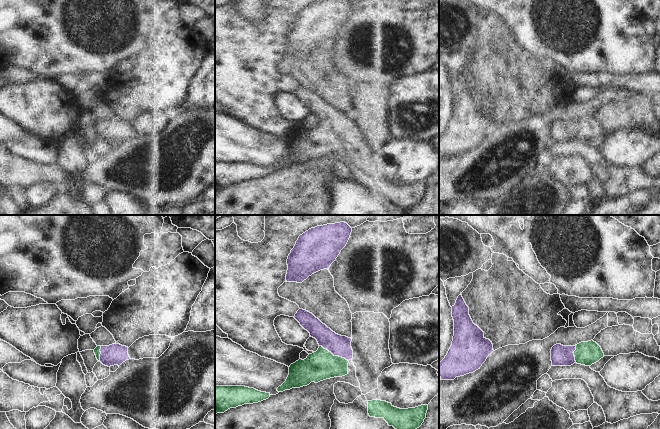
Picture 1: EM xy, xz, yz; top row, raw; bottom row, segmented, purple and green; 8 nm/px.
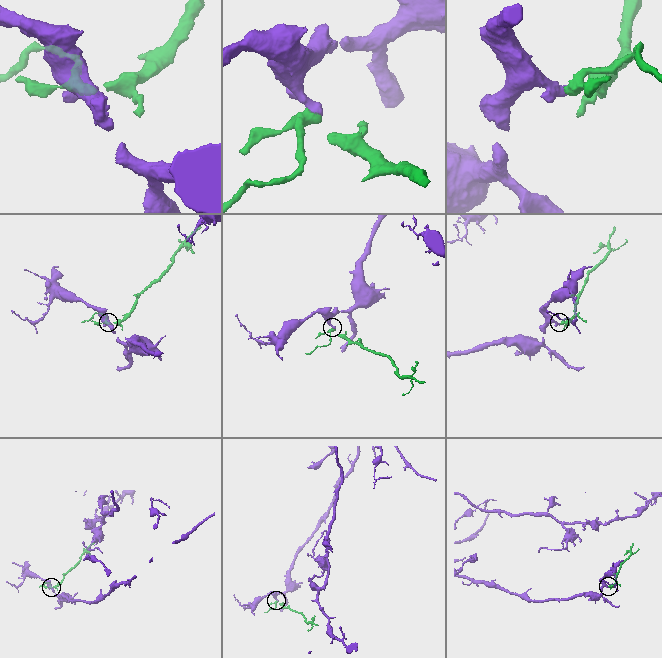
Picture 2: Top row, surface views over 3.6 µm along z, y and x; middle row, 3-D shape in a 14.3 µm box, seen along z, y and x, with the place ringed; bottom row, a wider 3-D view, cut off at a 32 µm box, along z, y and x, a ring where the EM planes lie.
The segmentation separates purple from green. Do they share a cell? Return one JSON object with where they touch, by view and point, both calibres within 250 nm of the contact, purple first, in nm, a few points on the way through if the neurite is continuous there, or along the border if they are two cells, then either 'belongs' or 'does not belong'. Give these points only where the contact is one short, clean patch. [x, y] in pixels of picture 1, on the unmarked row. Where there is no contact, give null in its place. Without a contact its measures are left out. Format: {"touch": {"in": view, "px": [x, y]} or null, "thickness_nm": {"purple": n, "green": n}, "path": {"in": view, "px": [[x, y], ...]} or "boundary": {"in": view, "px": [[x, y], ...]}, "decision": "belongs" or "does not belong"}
{"touch": {"in": "xz", "px": [334, 131]}, "thickness_nm": {"purple": 170, "green": 240}, "path": {"in": "xz", "px": [[338, 121], [334, 131], [321, 141]]}, "decision": "belongs"}

